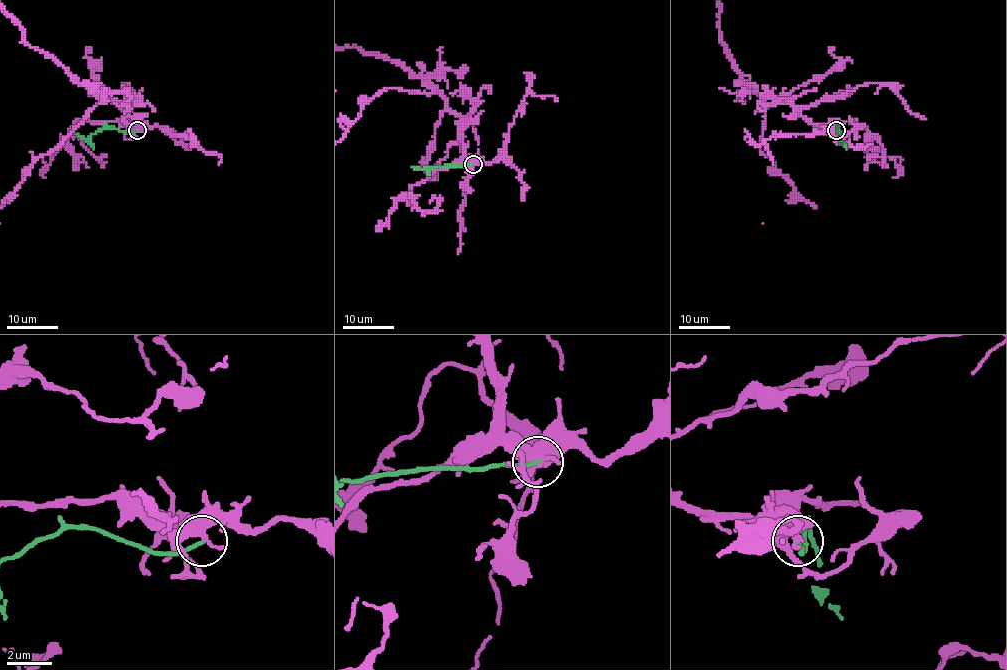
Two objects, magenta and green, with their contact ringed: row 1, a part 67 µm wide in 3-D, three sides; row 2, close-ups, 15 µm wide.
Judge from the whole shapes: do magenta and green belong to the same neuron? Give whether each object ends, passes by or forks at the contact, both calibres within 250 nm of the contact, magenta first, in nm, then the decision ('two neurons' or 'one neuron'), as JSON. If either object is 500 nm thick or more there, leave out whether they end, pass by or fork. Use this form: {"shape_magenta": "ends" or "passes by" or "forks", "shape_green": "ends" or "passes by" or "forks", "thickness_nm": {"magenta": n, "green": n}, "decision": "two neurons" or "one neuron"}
{"shape_magenta": "forks", "shape_green": "ends", "thickness_nm": {"magenta": 400, "green": 170}, "decision": "two neurons"}

